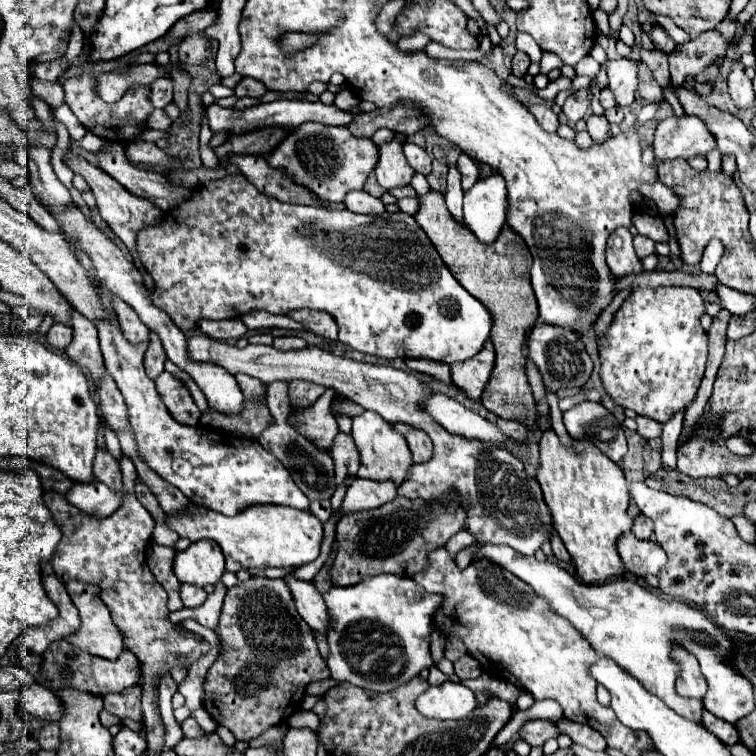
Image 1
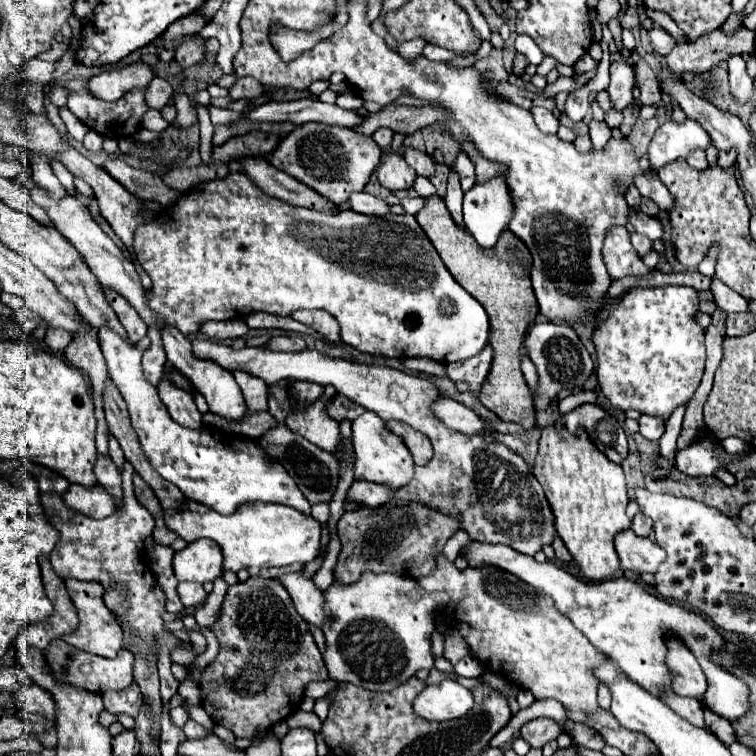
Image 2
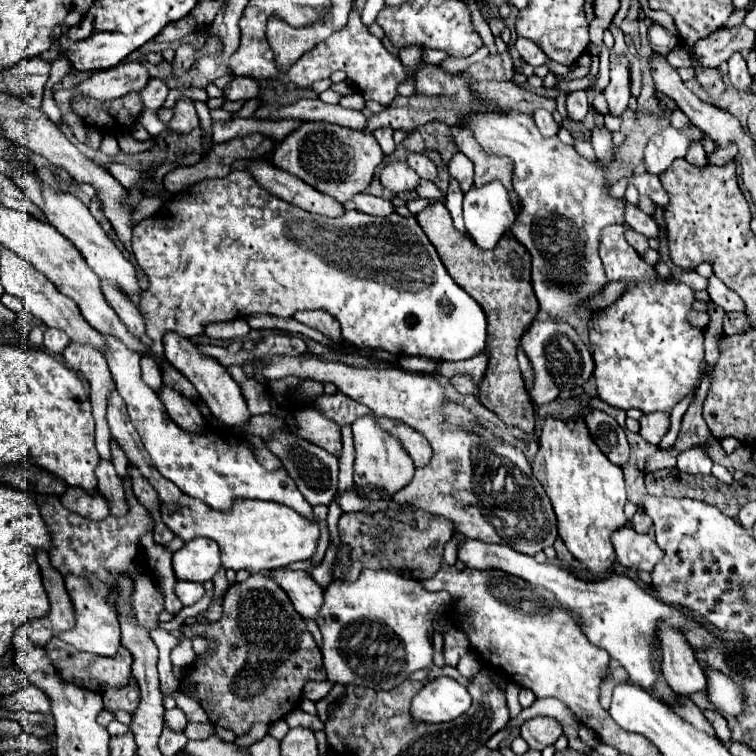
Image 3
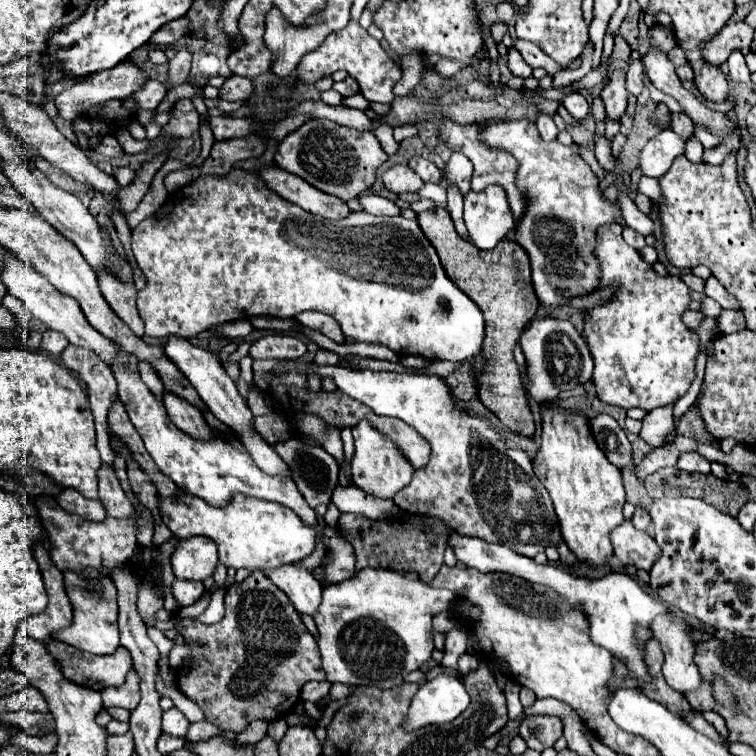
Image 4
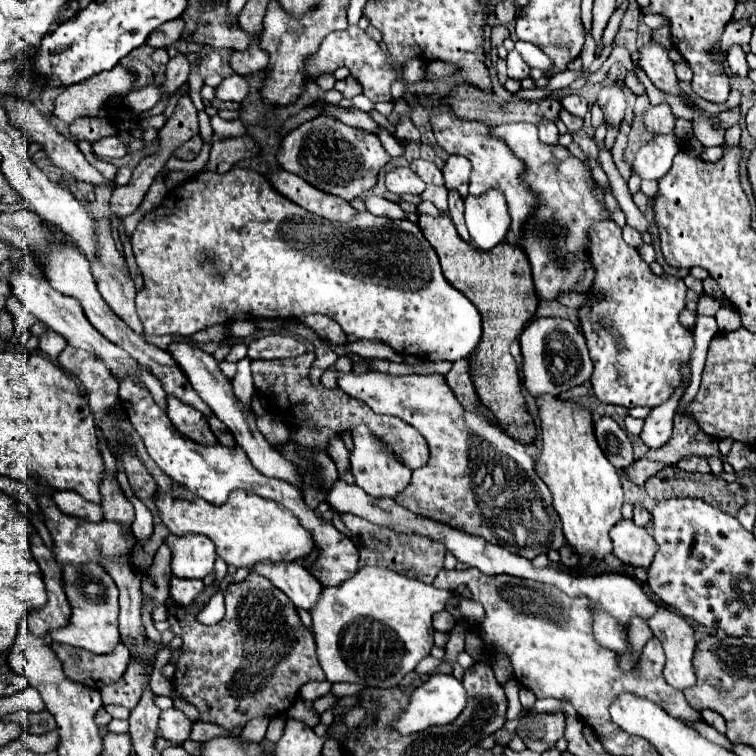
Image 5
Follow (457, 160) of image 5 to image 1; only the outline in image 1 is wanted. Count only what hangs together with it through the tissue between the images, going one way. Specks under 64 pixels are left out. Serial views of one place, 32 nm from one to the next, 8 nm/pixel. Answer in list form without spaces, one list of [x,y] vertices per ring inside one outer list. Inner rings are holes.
[[[460,156],[458,162],[456,162],[456,168],[458,172],[462,174],[462,190],[466,192],[468,188],[472,188],[478,180],[478,166],[474,160],[468,160],[468,156]]]

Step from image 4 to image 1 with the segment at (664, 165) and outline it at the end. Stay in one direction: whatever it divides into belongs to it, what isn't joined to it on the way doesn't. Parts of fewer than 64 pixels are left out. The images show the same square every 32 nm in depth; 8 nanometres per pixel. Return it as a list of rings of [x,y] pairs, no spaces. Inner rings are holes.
[[[684,114],[682,118],[670,116],[658,124],[652,148],[654,162],[662,164],[664,160],[688,160],[696,154],[706,154],[716,148],[716,140],[700,118]]]

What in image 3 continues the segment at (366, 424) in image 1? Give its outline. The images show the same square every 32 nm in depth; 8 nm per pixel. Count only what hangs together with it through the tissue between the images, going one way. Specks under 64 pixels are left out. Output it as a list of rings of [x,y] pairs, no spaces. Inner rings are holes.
[[[362,416],[352,424],[354,432],[354,446],[356,446],[356,460],[354,460],[354,484],[378,490],[382,496],[392,498],[400,488],[404,488],[412,476],[414,476],[414,464],[412,458],[406,454],[406,450],[400,446],[396,438],[392,438],[388,432],[384,432],[378,422],[372,416]]]

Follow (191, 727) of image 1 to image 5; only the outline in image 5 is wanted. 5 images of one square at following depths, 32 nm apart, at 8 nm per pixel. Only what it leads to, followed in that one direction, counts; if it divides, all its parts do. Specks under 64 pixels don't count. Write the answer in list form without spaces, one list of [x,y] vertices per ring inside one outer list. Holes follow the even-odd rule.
[[[196,722],[192,728],[192,740],[200,740],[200,742],[208,742],[216,736],[226,736],[226,734],[230,734],[230,732],[212,722]]]

